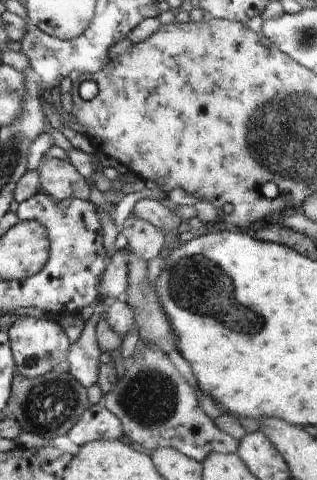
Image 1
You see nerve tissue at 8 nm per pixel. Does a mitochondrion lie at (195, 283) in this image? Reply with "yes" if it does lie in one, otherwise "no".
yes

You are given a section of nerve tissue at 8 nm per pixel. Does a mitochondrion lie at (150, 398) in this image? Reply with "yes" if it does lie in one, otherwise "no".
yes

